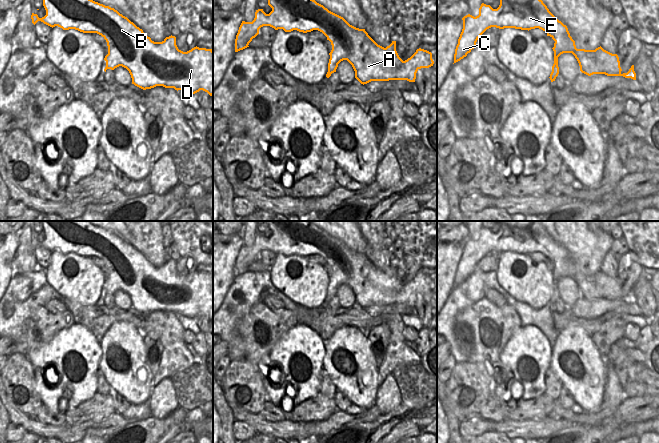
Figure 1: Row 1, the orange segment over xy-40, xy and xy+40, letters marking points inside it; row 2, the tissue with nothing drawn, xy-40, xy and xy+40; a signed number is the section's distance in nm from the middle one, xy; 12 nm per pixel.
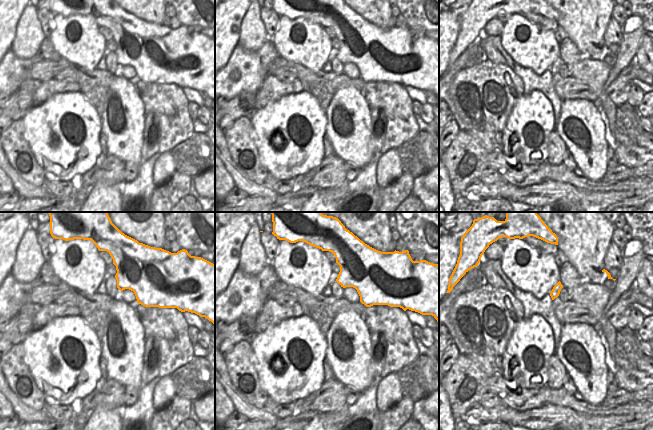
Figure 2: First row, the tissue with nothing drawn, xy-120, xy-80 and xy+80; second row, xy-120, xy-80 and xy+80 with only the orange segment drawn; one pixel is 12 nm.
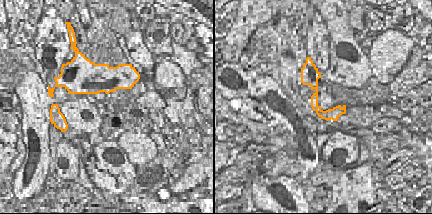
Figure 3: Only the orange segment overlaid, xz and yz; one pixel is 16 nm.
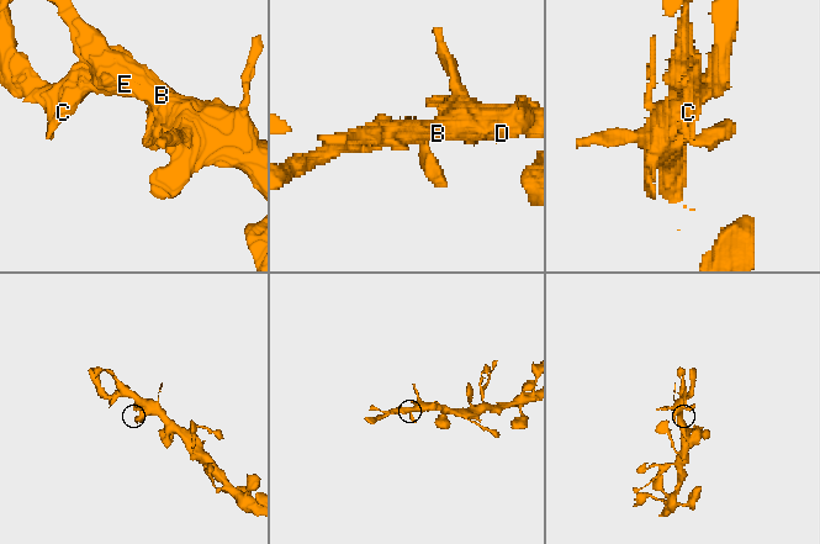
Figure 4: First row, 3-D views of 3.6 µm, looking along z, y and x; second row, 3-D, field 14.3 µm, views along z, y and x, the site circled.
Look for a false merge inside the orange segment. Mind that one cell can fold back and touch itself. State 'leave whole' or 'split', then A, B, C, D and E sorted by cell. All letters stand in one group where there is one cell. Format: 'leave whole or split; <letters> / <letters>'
leave whole; A B C D E

